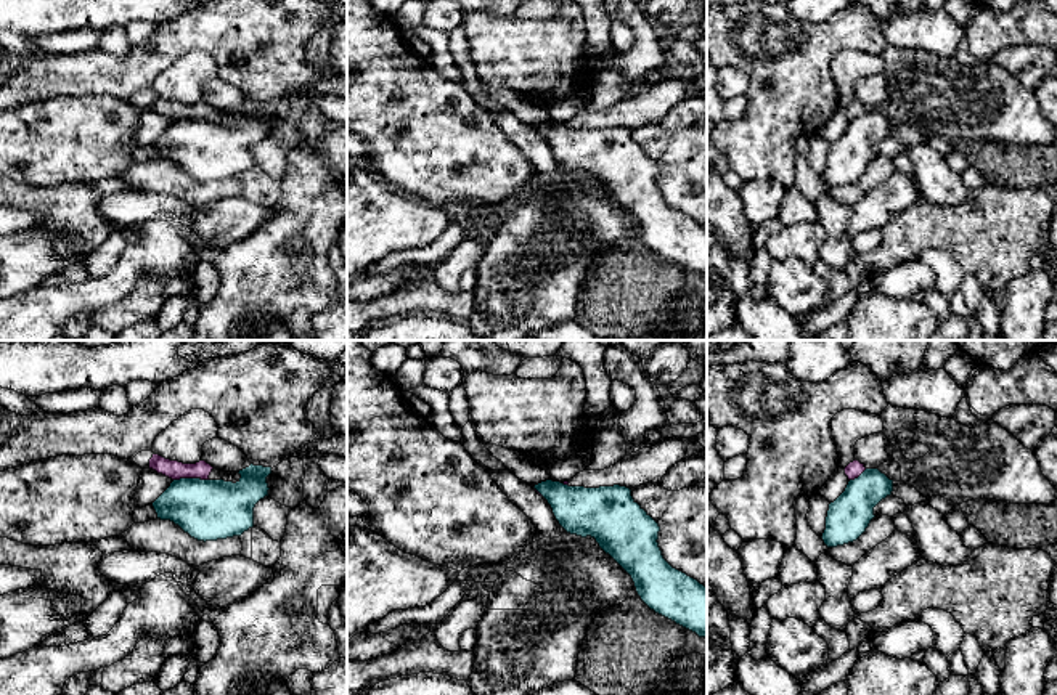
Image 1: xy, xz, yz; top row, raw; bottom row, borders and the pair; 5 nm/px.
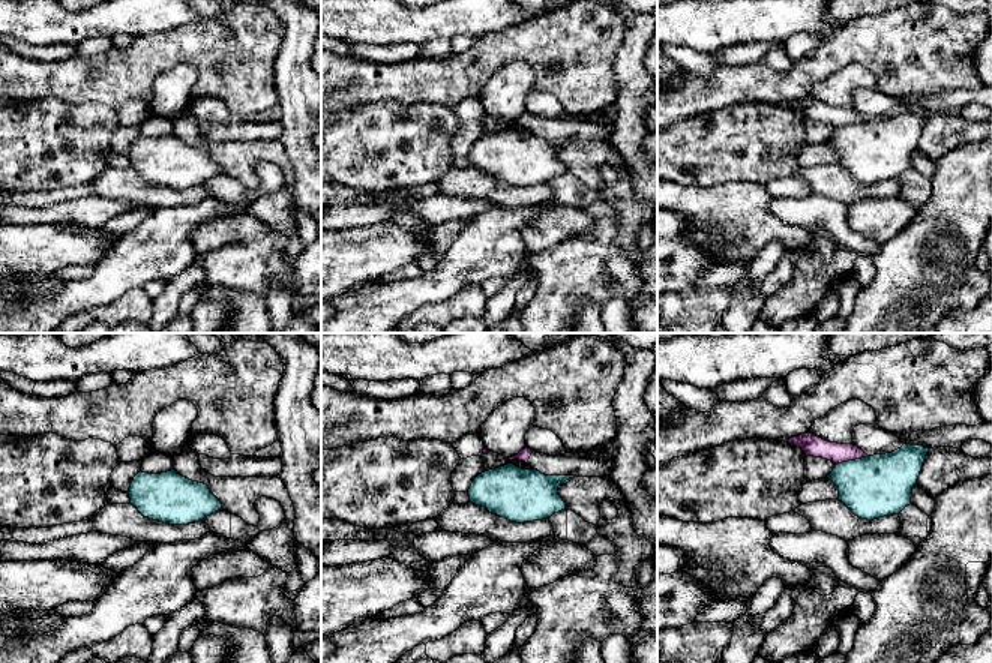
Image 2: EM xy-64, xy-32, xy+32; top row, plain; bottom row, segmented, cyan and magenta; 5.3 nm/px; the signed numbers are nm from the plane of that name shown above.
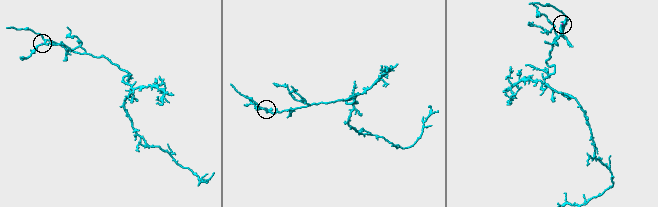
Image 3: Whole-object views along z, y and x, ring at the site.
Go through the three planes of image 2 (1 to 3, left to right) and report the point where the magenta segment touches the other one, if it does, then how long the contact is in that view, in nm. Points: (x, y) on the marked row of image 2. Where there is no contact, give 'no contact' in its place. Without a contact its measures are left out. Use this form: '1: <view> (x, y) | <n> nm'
1: no contact
2: no contact
3: xy+32 (851, 461) | 180 nm

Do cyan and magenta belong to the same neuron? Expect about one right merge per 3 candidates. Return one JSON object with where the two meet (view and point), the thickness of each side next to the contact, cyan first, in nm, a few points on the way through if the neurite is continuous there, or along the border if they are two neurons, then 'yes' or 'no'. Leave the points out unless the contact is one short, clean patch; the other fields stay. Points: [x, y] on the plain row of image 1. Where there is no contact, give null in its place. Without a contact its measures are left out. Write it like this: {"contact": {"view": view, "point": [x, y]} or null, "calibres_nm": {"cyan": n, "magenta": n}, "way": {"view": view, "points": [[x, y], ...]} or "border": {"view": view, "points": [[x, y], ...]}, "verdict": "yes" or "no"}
{"contact": {"view": "xy", "point": [190, 119]}, "calibres_nm": {"cyan": 300, "magenta": 90}, "border": {"view": "xy", "points": [[208, 119], [174, 121]]}, "verdict": "no"}

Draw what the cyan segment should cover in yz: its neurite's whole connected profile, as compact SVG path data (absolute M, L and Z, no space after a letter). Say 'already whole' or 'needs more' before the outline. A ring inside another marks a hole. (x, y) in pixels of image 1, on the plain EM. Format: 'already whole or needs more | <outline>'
already whole | M866 109L858 119L850 120L845 132L829 144L822 181L837 188L856 181L869 167L874 148L890 136L893 120L879 109Z

